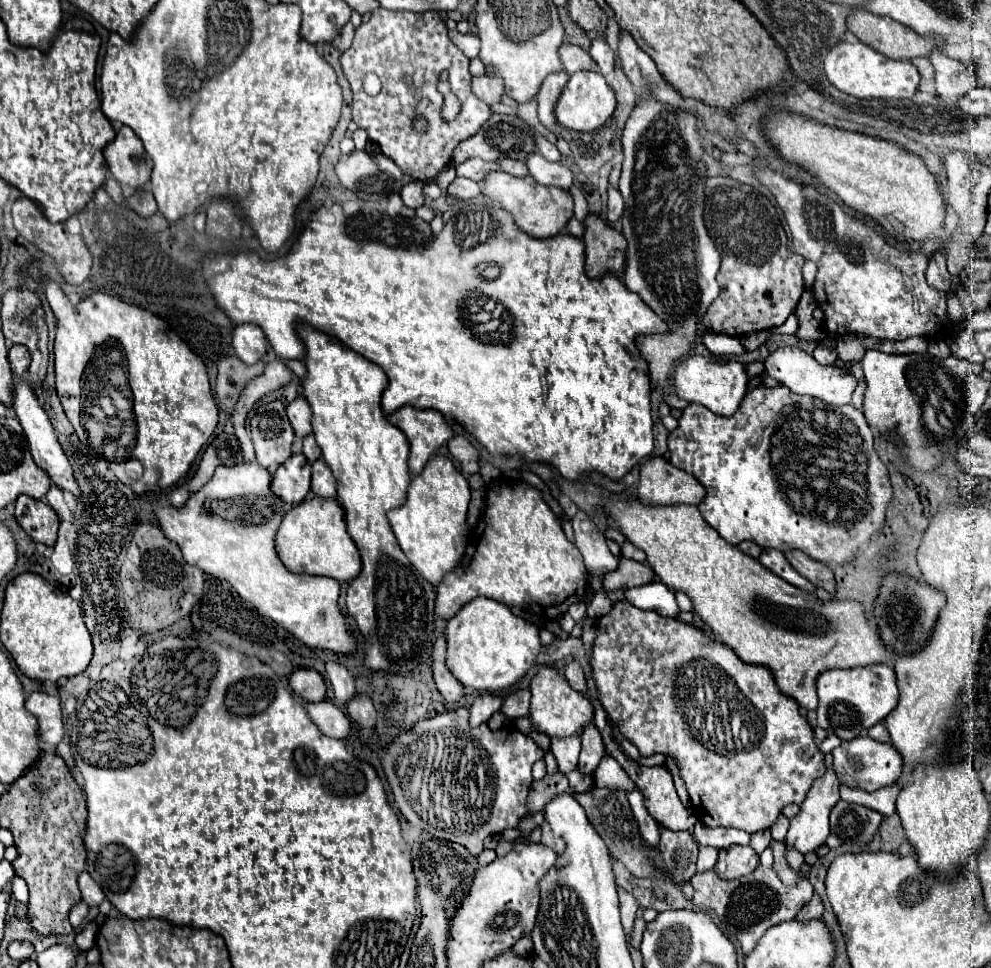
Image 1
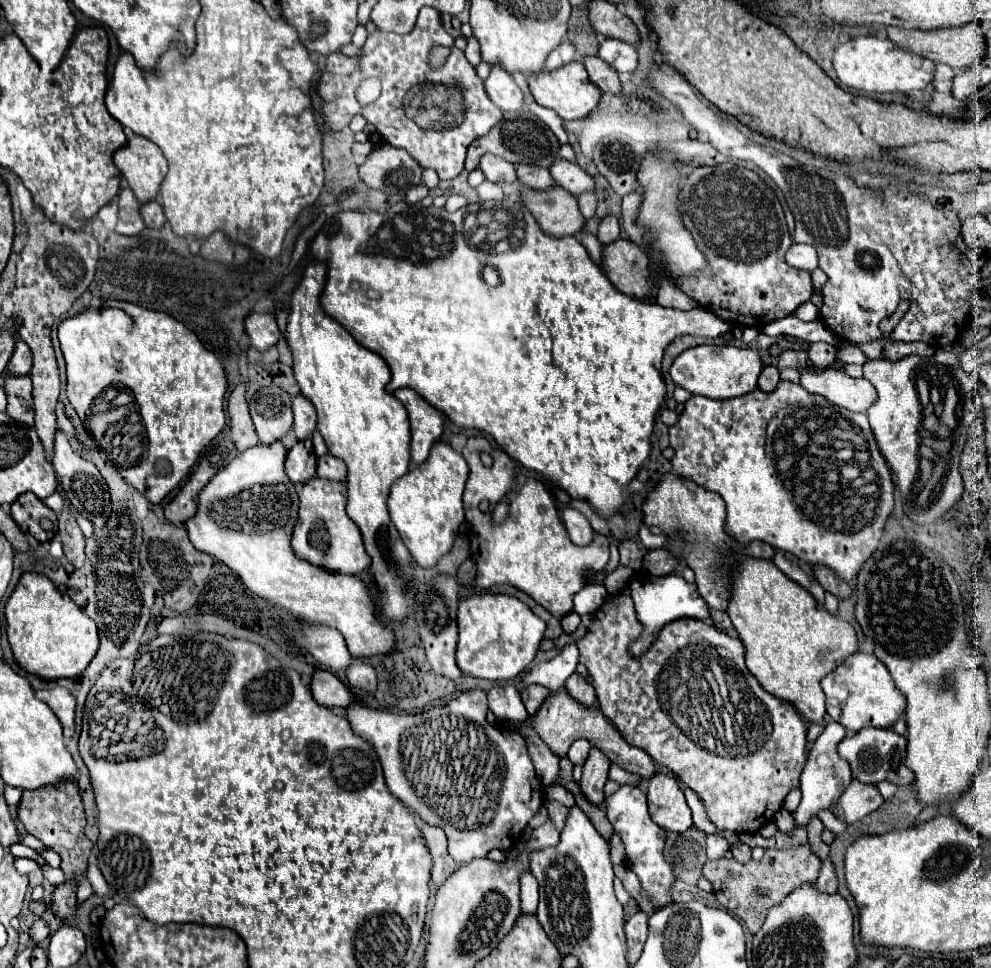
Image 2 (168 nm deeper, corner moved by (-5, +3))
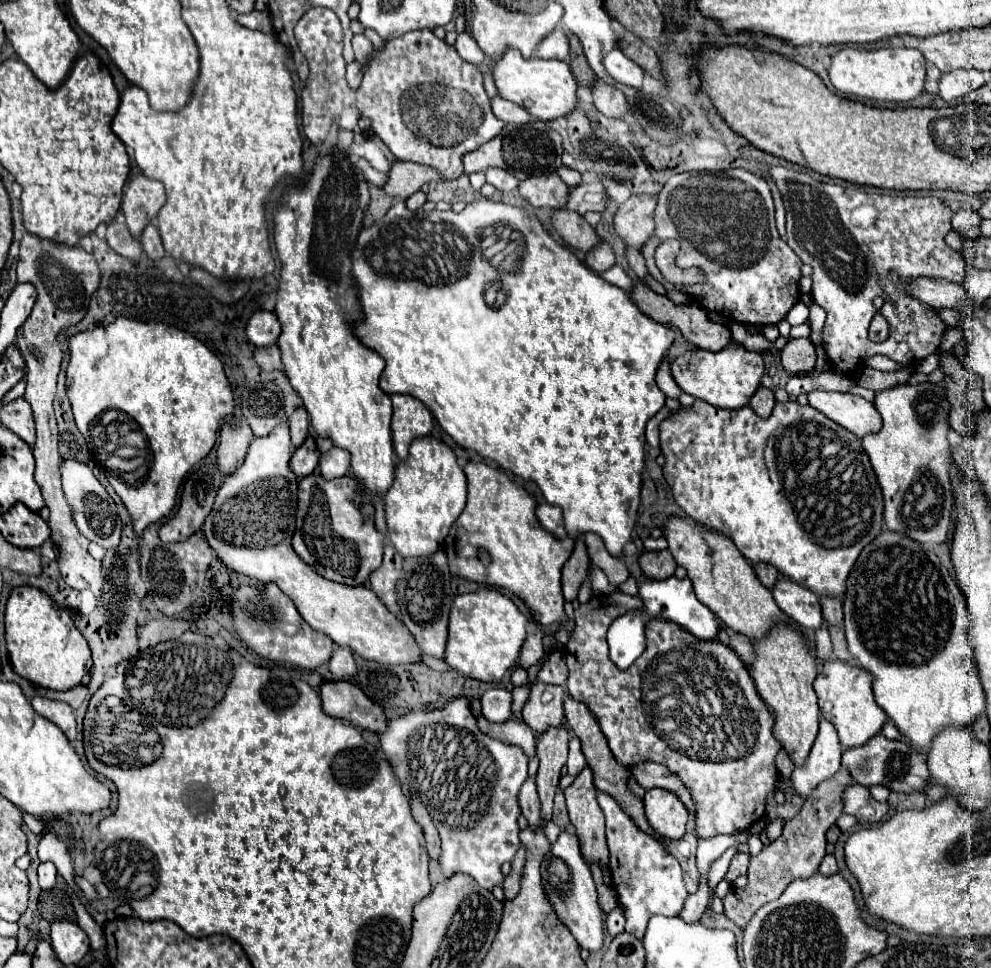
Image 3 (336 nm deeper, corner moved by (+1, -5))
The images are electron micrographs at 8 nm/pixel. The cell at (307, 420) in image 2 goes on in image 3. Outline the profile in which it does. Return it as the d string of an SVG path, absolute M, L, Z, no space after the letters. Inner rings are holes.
M295 409L289 415L289 429L291 429L291 441L295 447L301 447L305 437L309 435L309 415L305 409Z

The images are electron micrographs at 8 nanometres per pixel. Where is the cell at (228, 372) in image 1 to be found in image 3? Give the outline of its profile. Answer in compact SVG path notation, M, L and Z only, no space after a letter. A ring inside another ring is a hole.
M267 345L263 349L257 349L257 363L265 369L265 371L275 371L281 369L281 355L279 355L279 347ZM273 351L273 353L271 353Z

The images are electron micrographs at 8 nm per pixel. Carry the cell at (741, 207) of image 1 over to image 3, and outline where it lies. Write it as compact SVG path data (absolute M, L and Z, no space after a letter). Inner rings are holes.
M733 169L729 187L691 189L683 187L683 173L679 173L665 183L657 197L659 203L653 213L655 231L641 247L655 281L667 291L675 287L659 273L653 253L665 239L677 239L679 255L675 265L681 269L697 267L705 273L705 283L681 285L679 289L689 293L703 309L721 313L741 325L769 325L785 319L787 311L799 301L803 263L777 233L771 191L763 177Z

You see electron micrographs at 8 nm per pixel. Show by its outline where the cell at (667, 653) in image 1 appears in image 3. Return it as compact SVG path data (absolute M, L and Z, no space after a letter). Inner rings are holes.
M619 589L611 595L593 595L587 603L575 609L575 631L571 633L565 647L569 695L593 711L603 735L609 741L613 757L621 765L633 767L643 761L655 761L681 777L697 801L695 821L699 837L705 839L719 833L749 829L751 823L765 817L767 793L775 789L779 777L775 755L781 751L781 743L771 735L771 711L763 705L745 663L731 647L719 641L701 641L683 627L661 617L647 621L645 653L629 669L617 669L617 665L609 659L609 647L605 639L607 629L609 623L621 613L635 609L643 609L641 597L627 595Z

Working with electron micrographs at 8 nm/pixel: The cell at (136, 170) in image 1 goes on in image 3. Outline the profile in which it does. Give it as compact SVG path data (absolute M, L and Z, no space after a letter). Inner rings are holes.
M137 175L125 195L121 211L125 215L125 223L129 233L139 239L145 225L153 221L153 217L159 213L159 209L165 205L165 189L159 181L151 181L145 175Z

